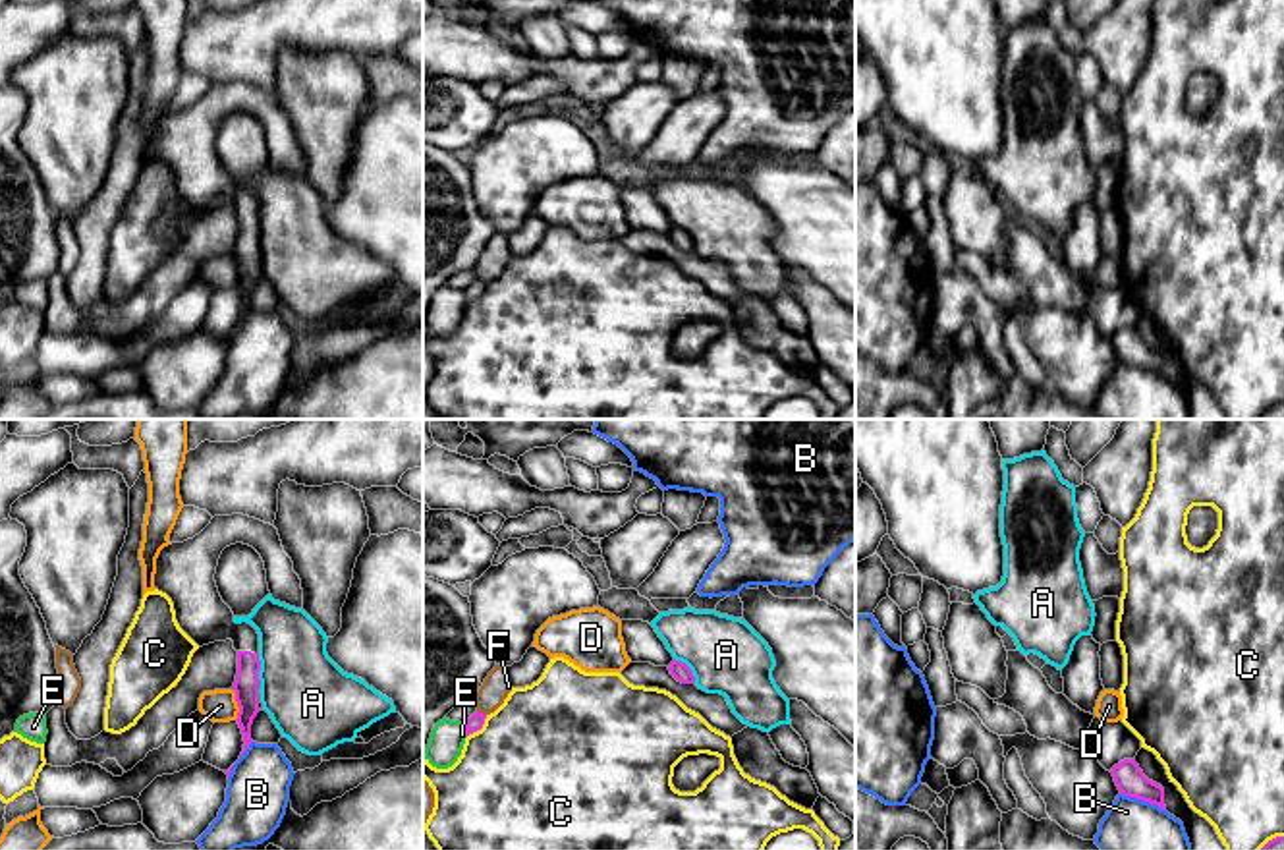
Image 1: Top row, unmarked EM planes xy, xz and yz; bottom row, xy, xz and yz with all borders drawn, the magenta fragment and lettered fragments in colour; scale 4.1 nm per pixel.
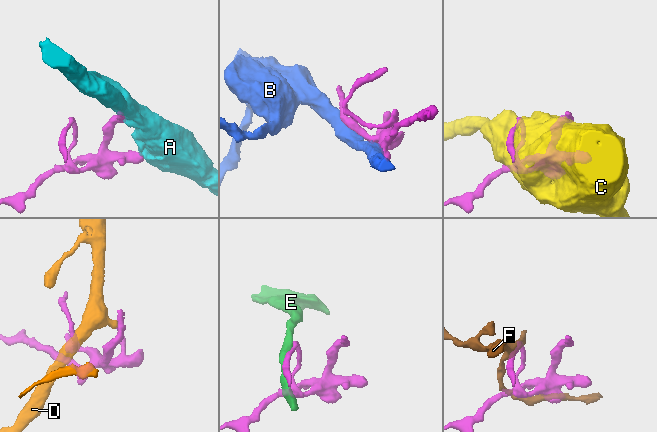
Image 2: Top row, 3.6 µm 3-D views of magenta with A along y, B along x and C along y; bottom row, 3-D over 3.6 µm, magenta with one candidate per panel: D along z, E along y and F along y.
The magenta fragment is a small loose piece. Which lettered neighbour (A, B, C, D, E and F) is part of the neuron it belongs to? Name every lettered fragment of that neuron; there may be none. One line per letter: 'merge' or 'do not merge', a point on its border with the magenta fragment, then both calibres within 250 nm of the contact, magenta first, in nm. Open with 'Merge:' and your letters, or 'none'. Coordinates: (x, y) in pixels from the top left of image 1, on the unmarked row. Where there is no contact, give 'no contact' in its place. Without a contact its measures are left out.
Merge: none
A: do not merge; contact xz (688, 234); calibres 80 and 320 nm
B: do not merge; contact yz (1144, 368); calibres 120 and 360 nm
C: do not merge; contact xz (479, 296); calibres 70 and 500 nm
D: do not merge; contact xy (238, 271); calibres 110 and 140 nm
E: do not merge; contact xz (466, 296); calibres 70 and 150 nm
F: do not merge; contact xz (481, 281); calibres 70 and 120 nm

